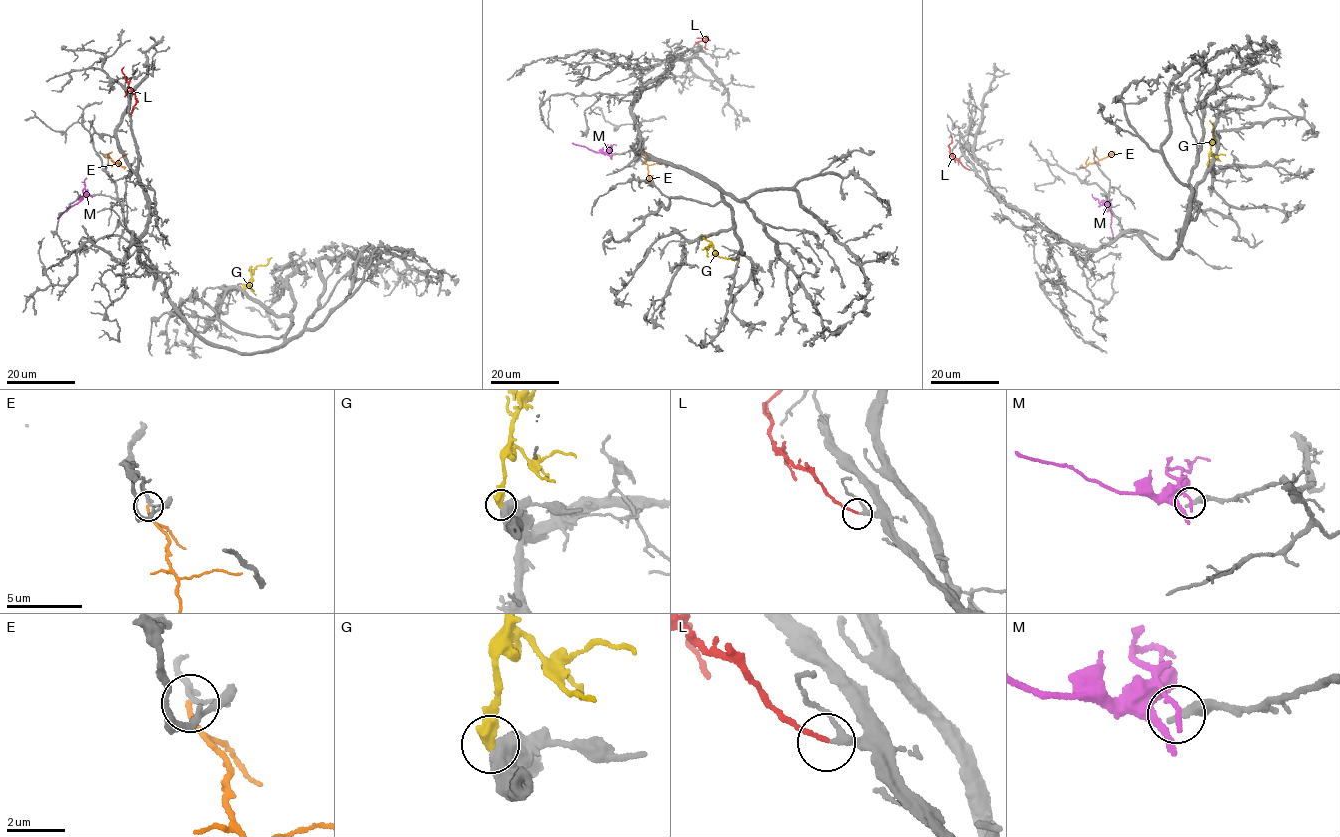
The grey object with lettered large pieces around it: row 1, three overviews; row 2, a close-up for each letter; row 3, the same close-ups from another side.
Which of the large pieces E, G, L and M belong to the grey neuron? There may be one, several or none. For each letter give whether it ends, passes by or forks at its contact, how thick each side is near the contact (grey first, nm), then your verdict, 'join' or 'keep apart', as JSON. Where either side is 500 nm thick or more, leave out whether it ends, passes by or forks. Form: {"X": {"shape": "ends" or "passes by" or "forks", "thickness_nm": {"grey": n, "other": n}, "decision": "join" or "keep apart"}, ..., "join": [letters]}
{"E": {"shape": "ends", "thickness_nm": {"grey": 150, "other": 170}, "decision": "keep apart"}, "G": {"thickness_nm": {"grey": 550, "other": 650}, "decision": "keep apart"}, "L": {"shape": "ends", "thickness_nm": {"grey": 200, "other": 150}, "decision": "join"}, "M": {"shape": "ends", "thickness_nm": {"grey": 360, "other": 190}, "decision": "keep apart"}, "join": ["L"]}

